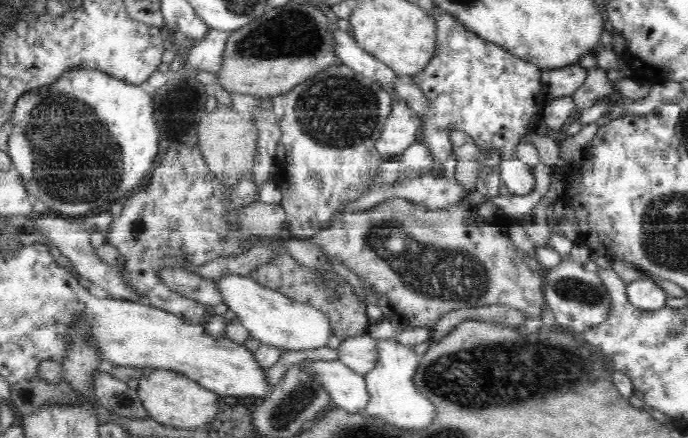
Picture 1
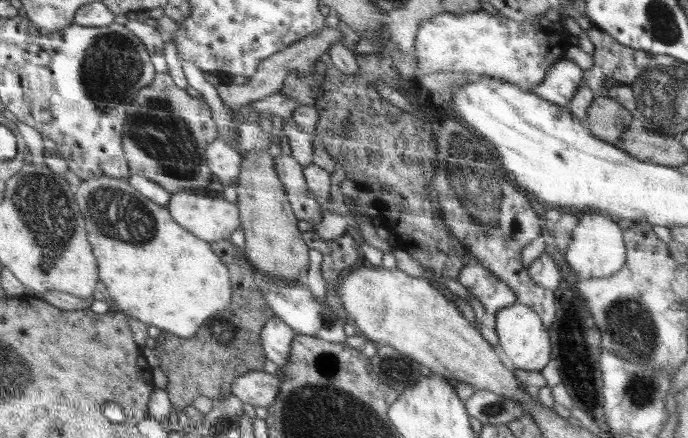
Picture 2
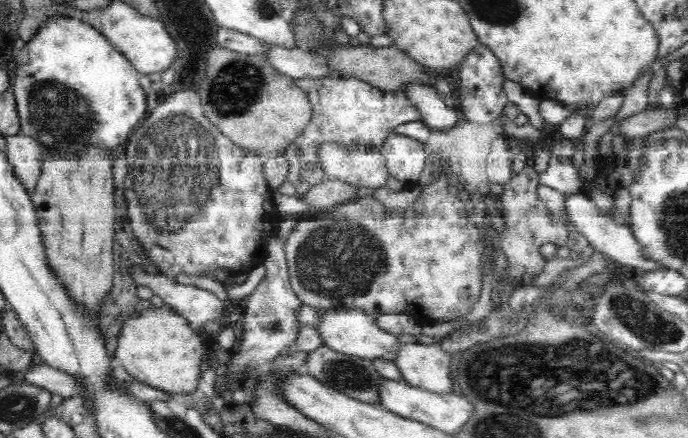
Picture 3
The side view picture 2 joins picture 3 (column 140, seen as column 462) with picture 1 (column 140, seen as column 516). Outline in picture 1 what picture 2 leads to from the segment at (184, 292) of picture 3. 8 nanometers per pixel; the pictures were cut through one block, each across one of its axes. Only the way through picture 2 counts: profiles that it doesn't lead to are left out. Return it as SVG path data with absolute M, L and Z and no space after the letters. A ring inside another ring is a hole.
M106 210L106 214L90 214L90 217L58 217L44 214L44 216L40 216L36 220L35 228L38 230L39 237L46 238L56 245L61 250L61 253L66 258L69 258L80 276L84 276L84 278L106 289L110 297L128 301L142 300L142 295L136 293L130 285L126 285L124 282L122 278L124 265L120 265L118 269L106 263L104 259L97 255L97 249L94 248L94 234L108 234L115 221L117 221L117 218L114 218L114 214L111 214L111 210Z

